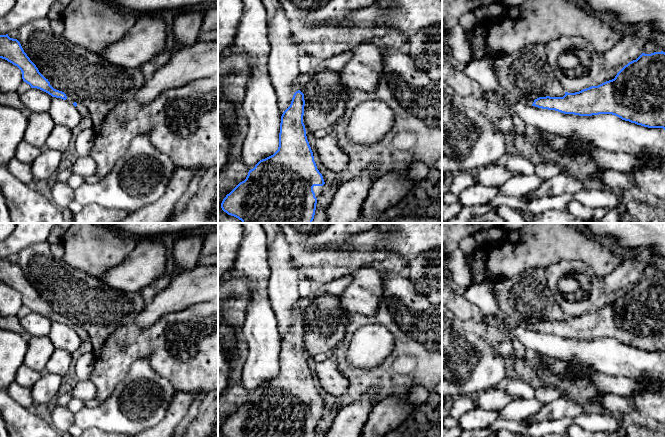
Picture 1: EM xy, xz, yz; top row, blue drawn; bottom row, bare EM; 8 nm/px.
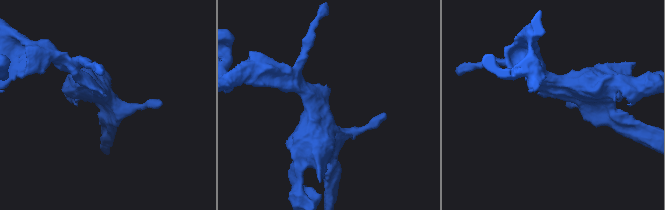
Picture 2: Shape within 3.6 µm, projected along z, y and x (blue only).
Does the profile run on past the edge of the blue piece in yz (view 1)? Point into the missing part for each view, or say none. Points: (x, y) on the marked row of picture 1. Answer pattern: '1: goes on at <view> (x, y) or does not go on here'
1: goes on at yz (528, 102)

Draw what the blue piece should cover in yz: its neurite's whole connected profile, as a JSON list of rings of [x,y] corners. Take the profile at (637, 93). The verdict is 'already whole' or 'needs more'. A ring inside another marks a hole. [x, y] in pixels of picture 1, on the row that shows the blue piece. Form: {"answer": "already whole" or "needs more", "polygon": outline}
{"answer": "needs more", "polygon": [[[665,52],[642,53],[614,79],[563,97],[521,100],[526,105],[564,114],[612,114],[648,128],[665,130]]]}

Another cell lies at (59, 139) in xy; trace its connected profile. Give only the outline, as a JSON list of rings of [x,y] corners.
[[[55,124],[46,140],[44,148],[64,153],[70,145],[72,136],[73,134],[71,128]]]

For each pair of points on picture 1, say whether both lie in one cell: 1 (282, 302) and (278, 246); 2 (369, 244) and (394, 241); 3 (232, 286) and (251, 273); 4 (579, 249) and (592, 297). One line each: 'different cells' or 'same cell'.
1: same cell
2: same cell
3: different cells
4: different cells

